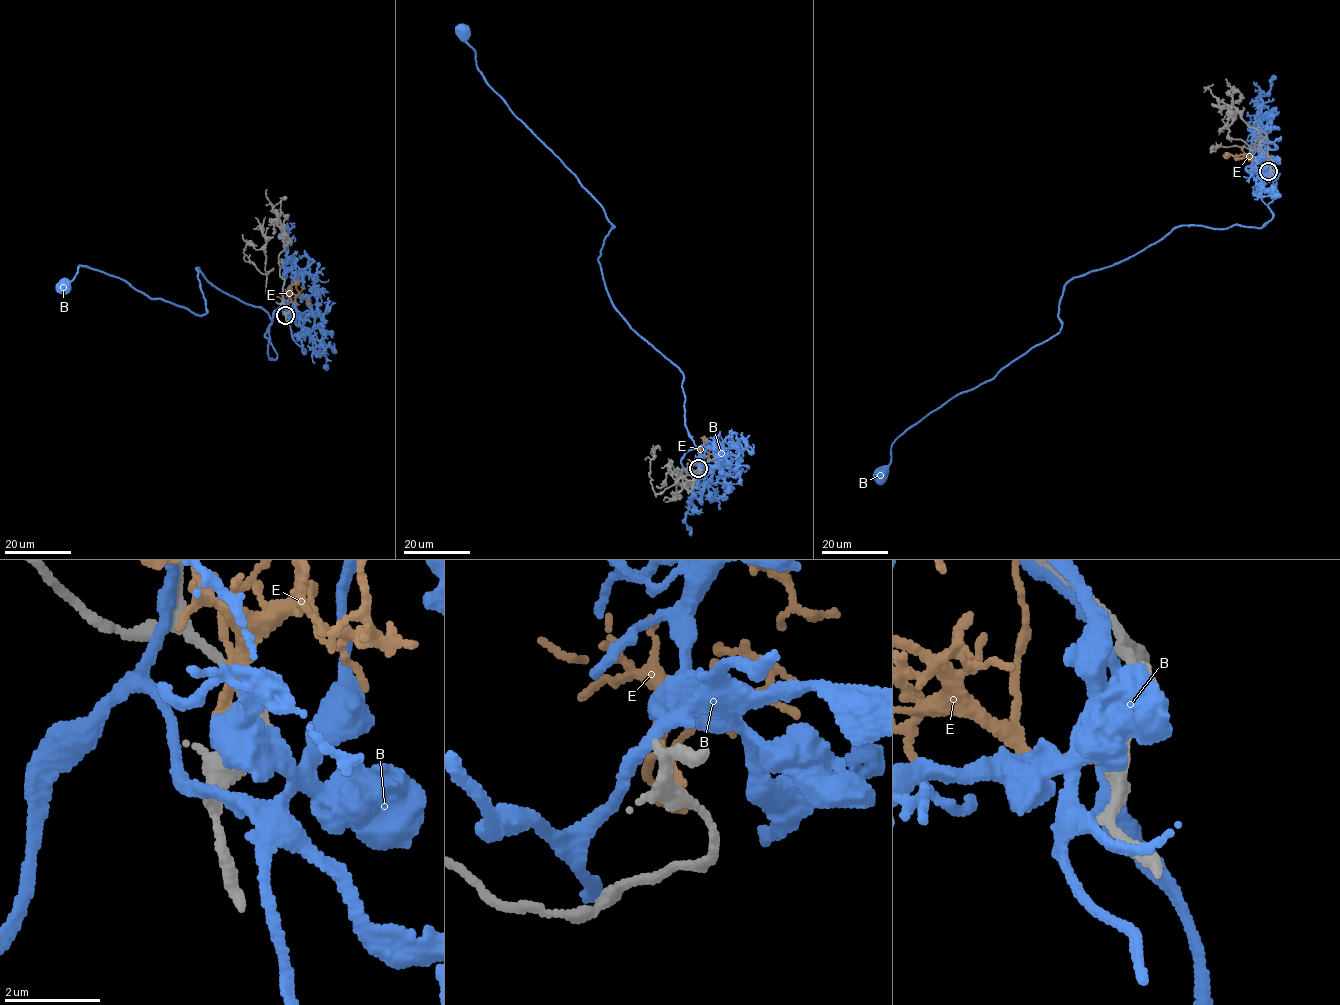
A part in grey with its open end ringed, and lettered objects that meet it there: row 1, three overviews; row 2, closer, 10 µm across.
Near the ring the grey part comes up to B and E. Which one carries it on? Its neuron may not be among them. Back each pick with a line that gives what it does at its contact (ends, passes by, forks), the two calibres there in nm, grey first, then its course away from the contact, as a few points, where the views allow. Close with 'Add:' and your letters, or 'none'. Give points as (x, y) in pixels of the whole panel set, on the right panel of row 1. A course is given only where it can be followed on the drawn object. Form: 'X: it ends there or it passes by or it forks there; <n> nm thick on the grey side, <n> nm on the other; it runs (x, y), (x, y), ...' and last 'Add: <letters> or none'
Add: none

